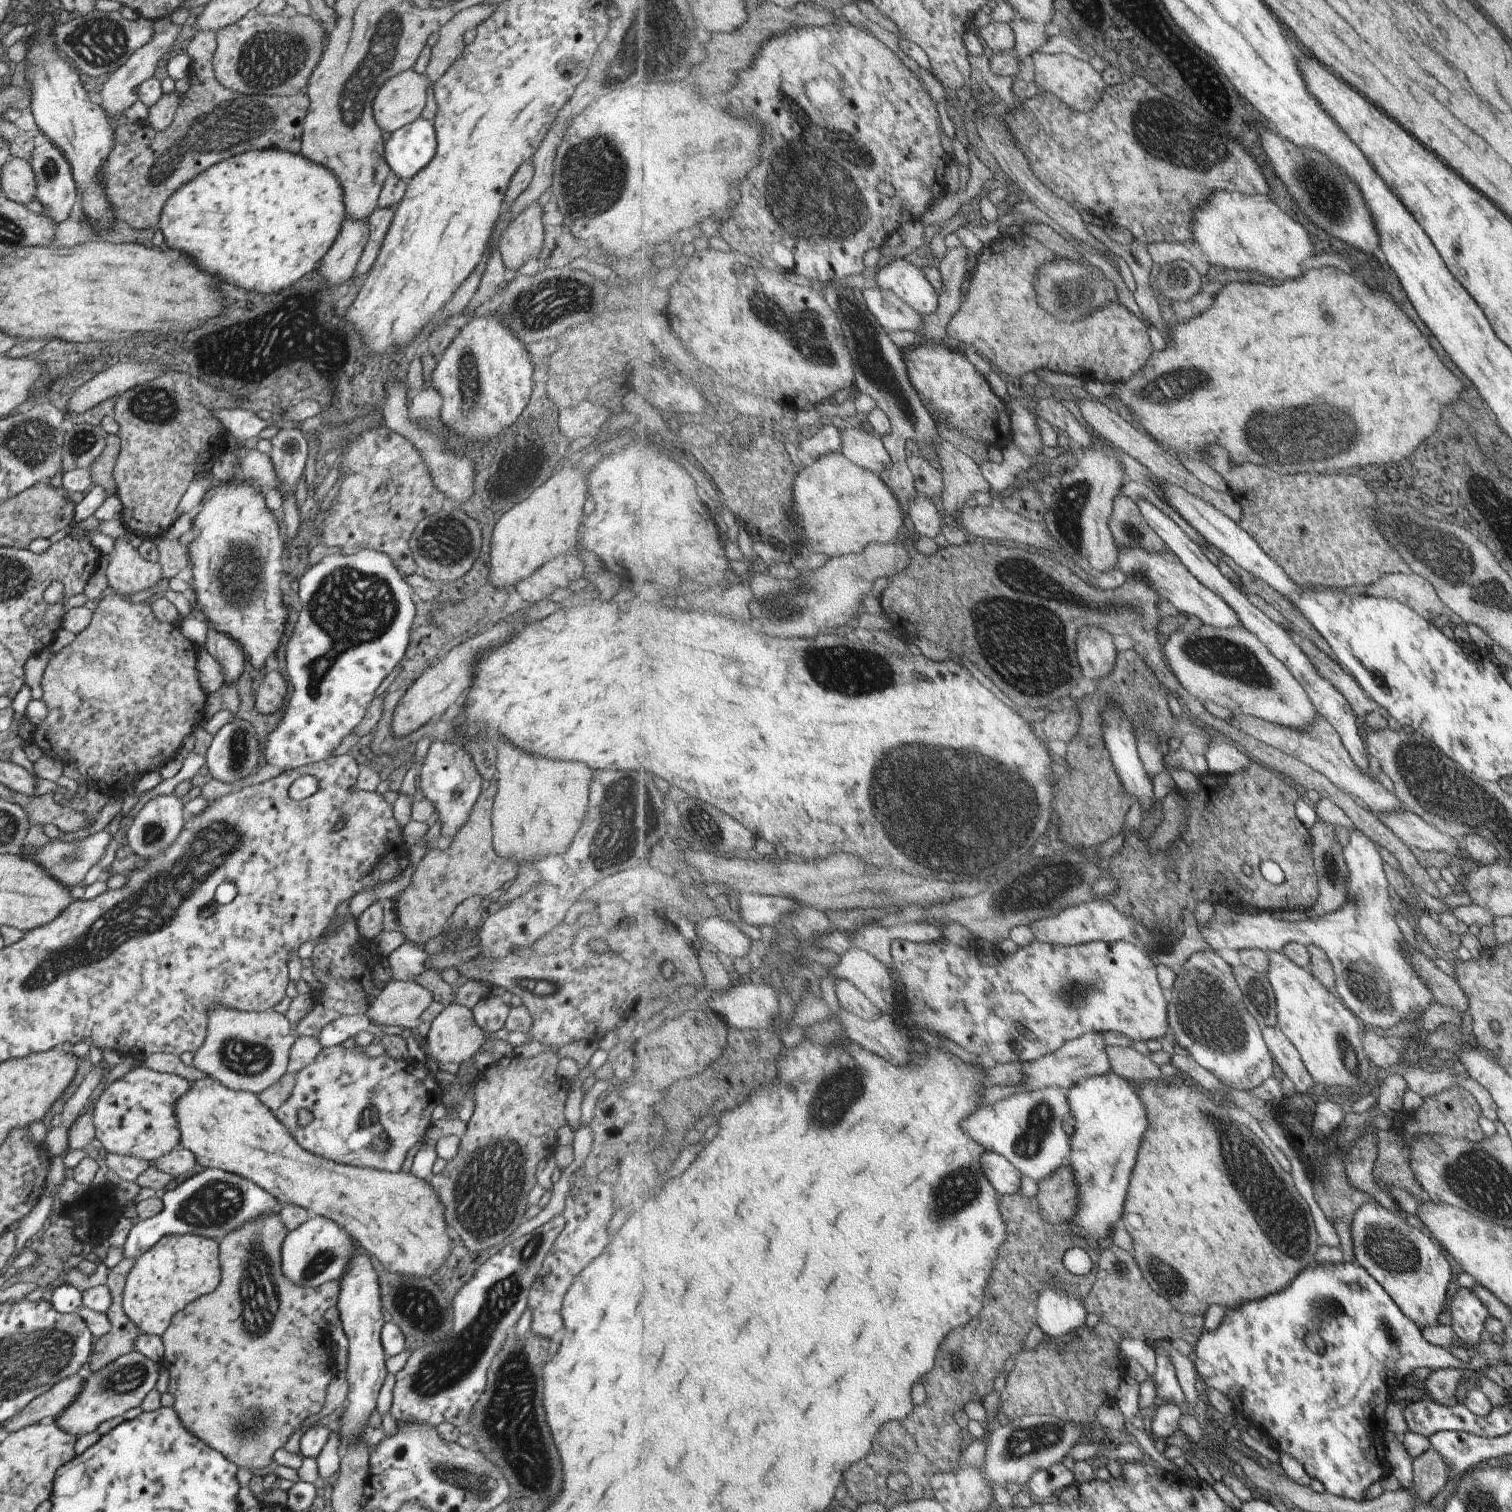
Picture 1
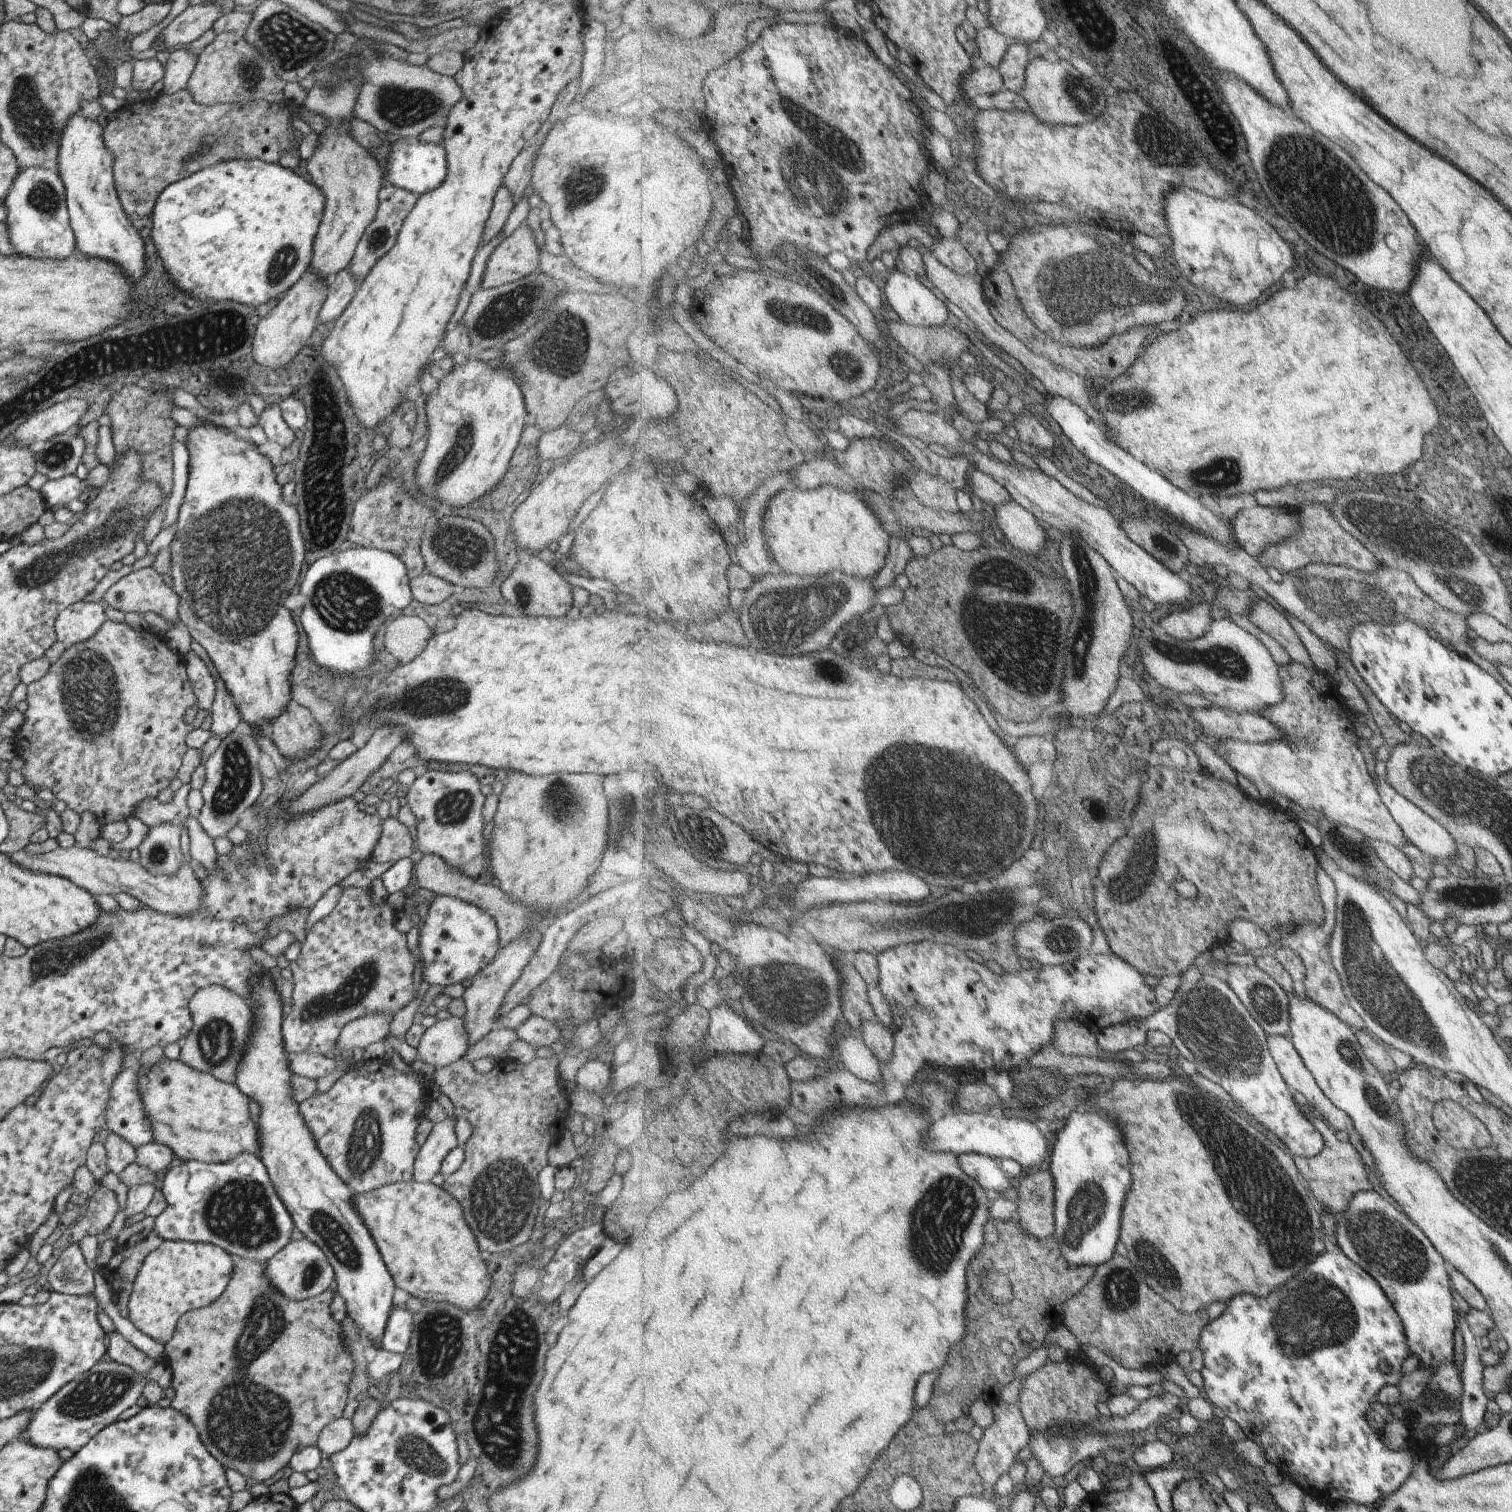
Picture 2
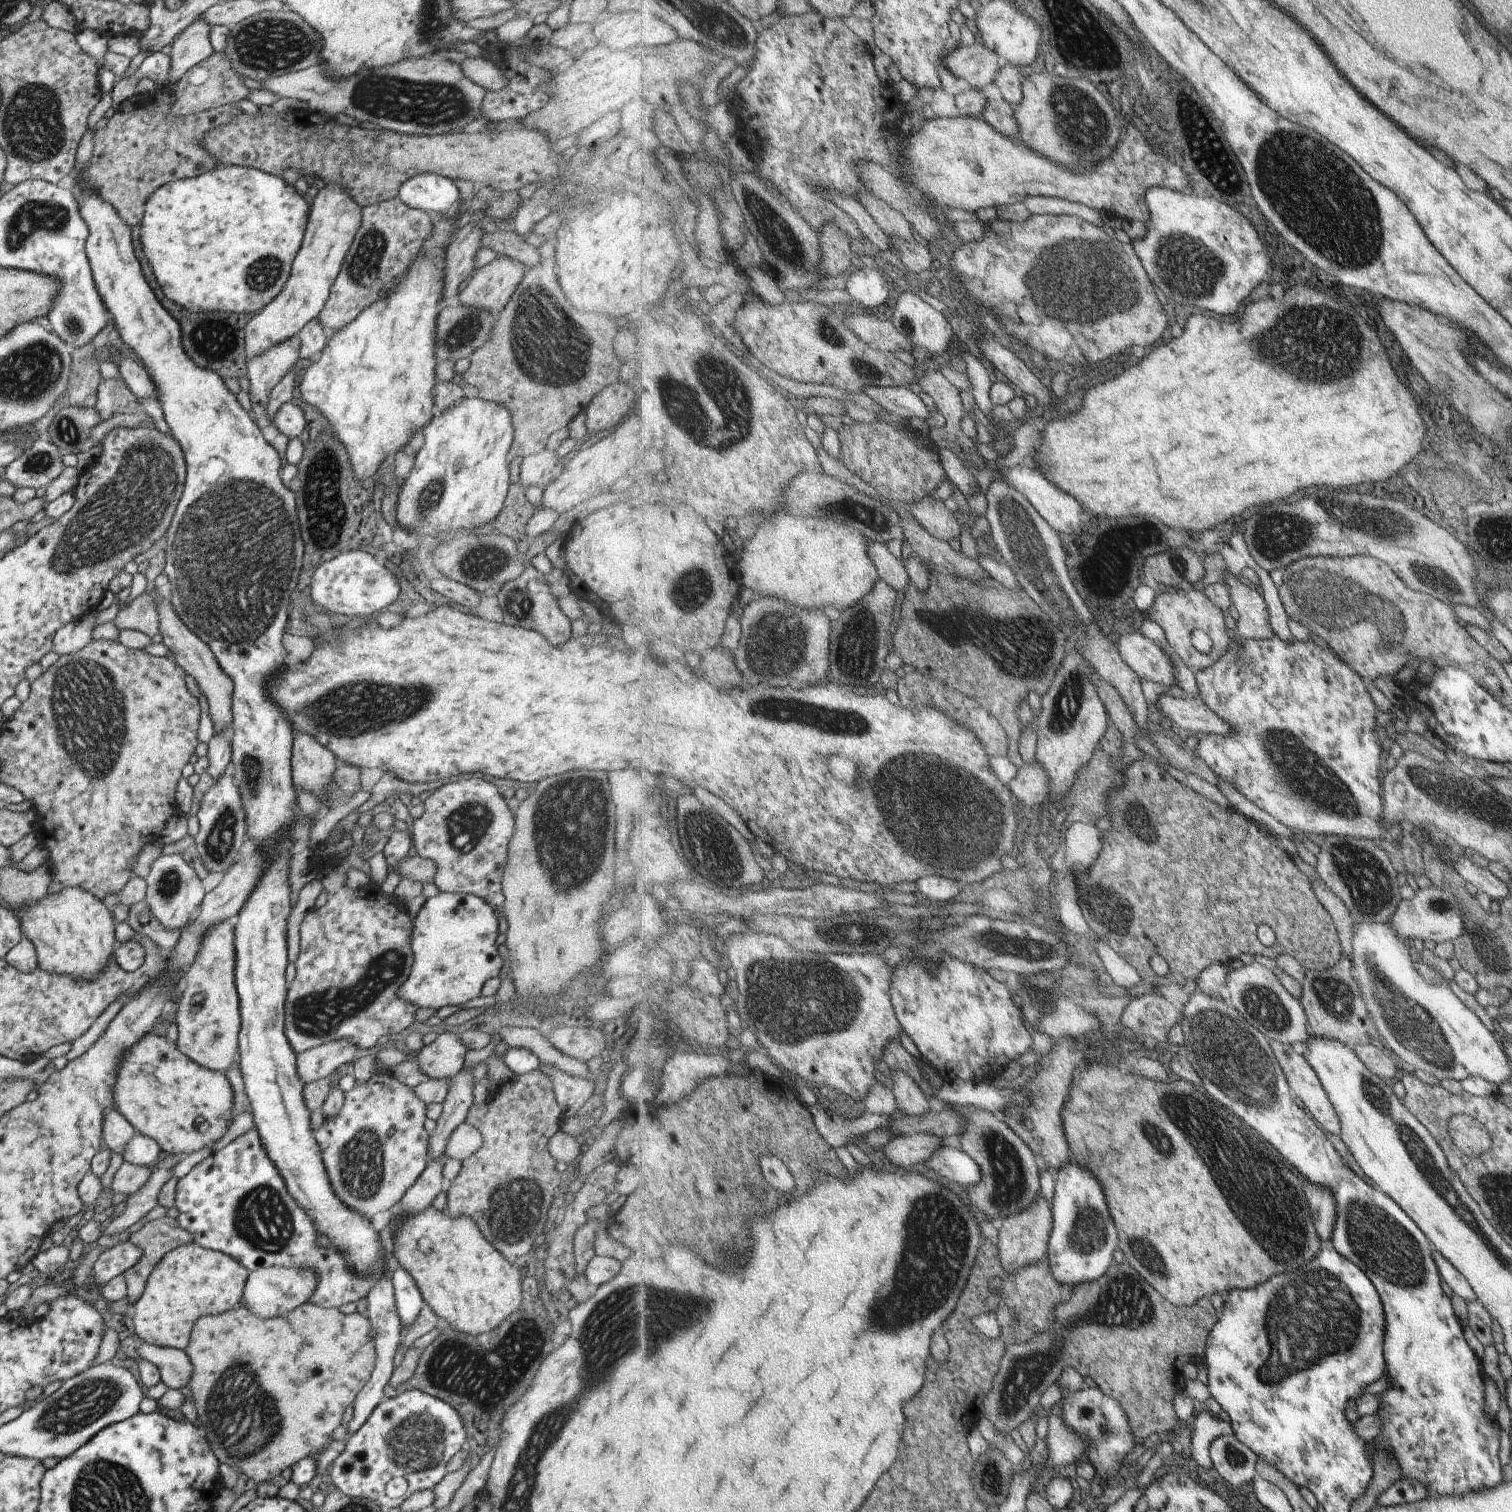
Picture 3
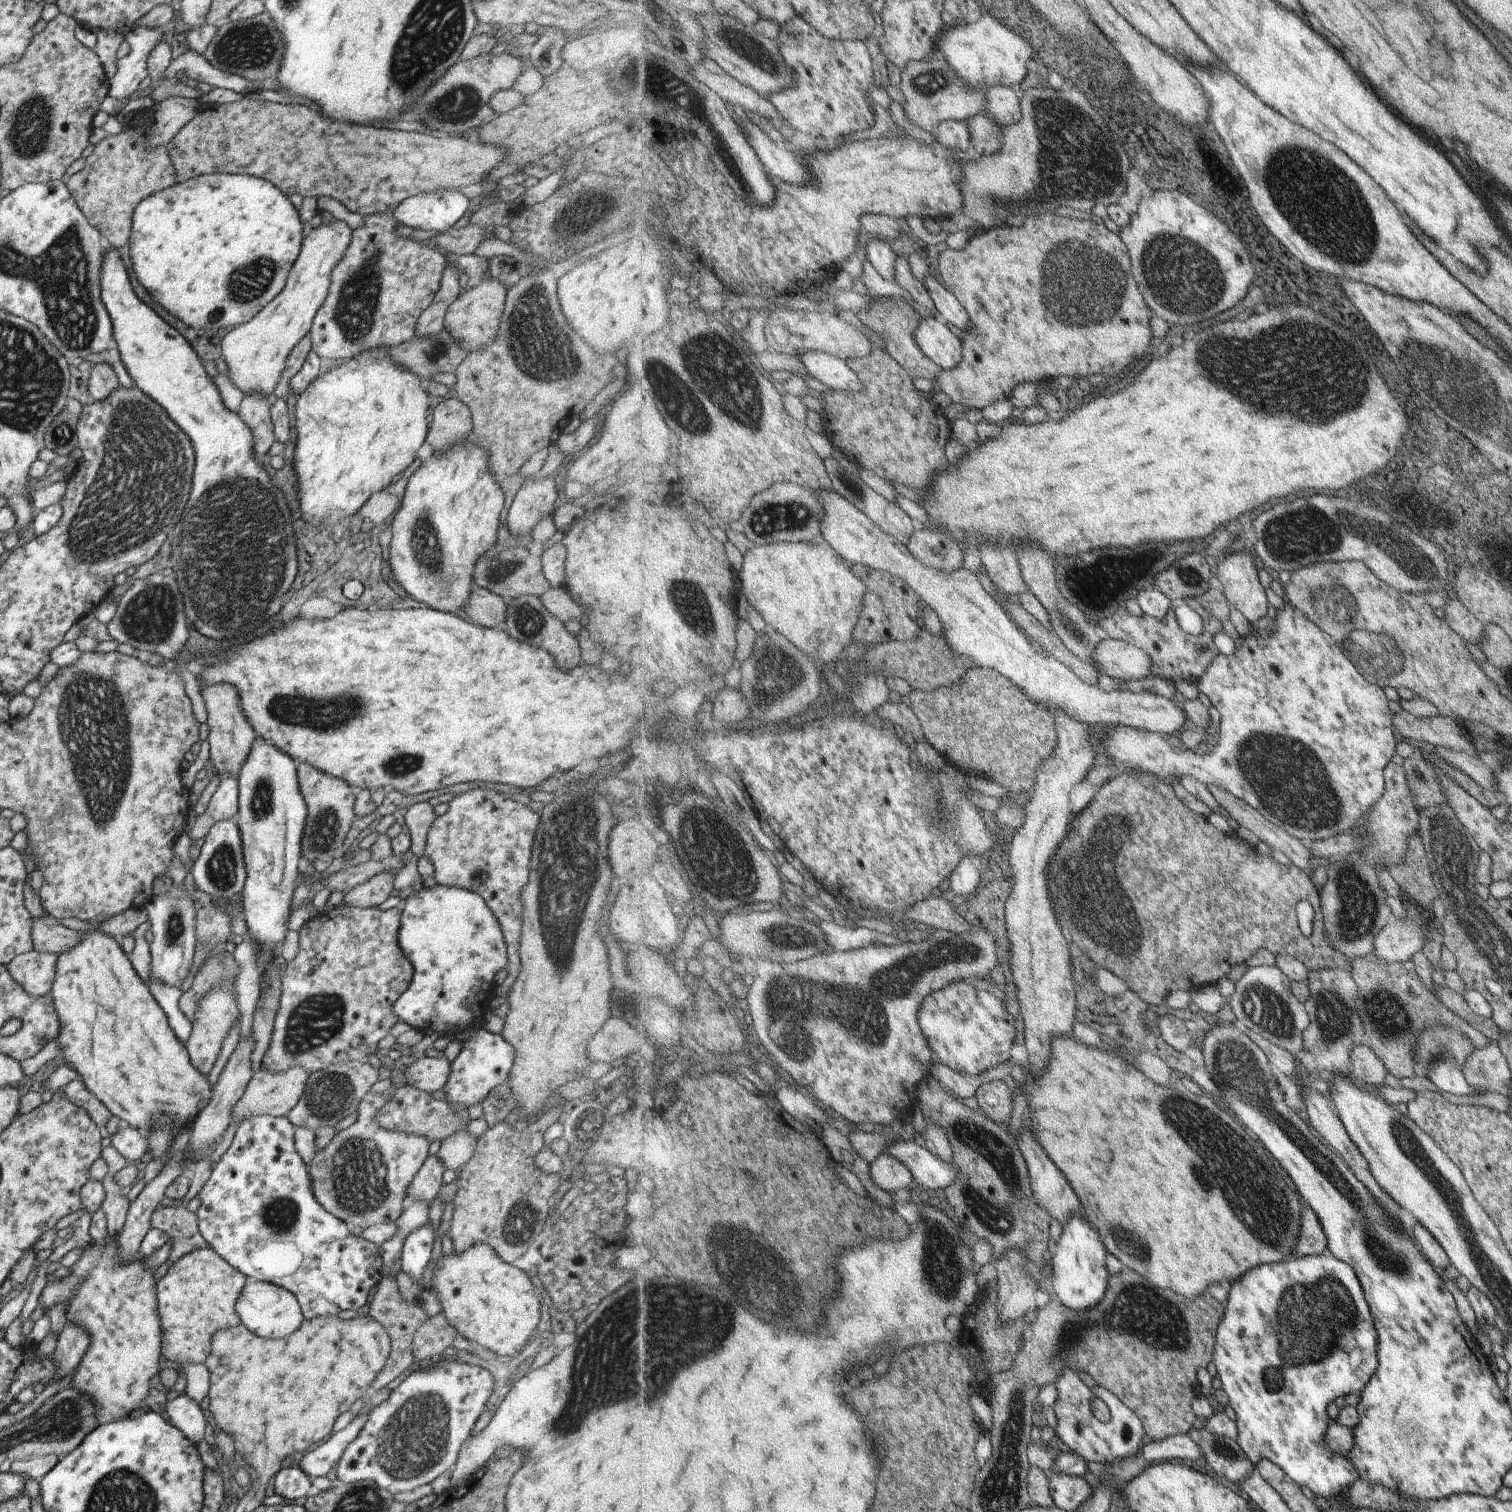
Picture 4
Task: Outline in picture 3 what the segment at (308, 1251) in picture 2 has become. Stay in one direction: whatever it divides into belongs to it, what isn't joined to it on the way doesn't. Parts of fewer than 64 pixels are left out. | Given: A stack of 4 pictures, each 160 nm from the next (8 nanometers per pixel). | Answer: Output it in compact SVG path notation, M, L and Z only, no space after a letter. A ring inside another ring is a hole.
M272 1266L262 1268L255 1272L249 1272L247 1277L241 1305L246 1304L254 1316L258 1318L276 1318L280 1319L290 1317L296 1309L299 1309L304 1303L307 1303L316 1290L318 1276L314 1268L285 1268L284 1266Z

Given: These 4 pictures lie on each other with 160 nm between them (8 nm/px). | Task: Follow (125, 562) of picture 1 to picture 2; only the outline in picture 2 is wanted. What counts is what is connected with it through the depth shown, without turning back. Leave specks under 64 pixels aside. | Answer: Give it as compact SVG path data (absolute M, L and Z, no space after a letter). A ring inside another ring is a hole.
M140 568L139 570L130 572L114 583L108 592L106 592L102 603L112 608L118 608L124 613L141 612L146 614L154 612L158 616L162 616L166 622L170 622L172 626L178 624L179 597L178 594L167 586L163 581L162 574L156 572L156 568Z

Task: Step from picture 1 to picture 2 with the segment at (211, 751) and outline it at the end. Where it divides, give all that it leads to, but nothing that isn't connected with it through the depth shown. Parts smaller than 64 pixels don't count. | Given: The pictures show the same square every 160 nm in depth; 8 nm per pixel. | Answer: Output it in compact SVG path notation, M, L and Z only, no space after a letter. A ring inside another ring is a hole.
M238 726L234 732L222 738L220 746L206 762L206 782L201 792L204 797L199 815L196 817L202 830L212 840L226 837L241 820L245 810L250 810L260 796L263 783L259 770L260 748L248 728Z

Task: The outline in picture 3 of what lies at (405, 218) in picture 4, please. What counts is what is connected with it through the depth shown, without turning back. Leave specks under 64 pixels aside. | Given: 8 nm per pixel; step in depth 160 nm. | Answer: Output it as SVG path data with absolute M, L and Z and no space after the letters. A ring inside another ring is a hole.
M424 172L408 178L400 186L399 196L410 208L424 210L438 217L446 216L457 206L460 190L450 178L434 172Z

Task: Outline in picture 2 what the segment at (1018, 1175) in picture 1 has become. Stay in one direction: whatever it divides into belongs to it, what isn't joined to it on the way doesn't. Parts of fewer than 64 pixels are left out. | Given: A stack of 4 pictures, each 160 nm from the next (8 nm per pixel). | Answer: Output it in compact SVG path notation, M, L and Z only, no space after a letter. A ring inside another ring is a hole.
M967 1153L961 1156L964 1170L976 1178L986 1190L995 1190L1003 1194L1011 1186L1008 1174L1002 1170L1001 1162L979 1153Z

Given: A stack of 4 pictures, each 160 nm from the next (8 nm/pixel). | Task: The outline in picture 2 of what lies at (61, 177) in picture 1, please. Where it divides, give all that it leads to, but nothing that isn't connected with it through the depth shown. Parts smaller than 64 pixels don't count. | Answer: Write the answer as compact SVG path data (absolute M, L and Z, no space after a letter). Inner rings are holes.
M30 166L22 170L6 196L6 226L14 252L30 258L68 258L75 253L74 232L70 228L66 190L59 174L47 166Z

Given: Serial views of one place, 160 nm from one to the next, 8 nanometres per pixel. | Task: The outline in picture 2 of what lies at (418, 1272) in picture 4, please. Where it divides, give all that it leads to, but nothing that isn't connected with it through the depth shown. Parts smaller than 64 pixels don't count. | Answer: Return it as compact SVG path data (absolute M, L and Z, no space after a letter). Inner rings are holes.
M404 1306L393 1308L382 1339L382 1348L406 1355L412 1334L412 1314Z

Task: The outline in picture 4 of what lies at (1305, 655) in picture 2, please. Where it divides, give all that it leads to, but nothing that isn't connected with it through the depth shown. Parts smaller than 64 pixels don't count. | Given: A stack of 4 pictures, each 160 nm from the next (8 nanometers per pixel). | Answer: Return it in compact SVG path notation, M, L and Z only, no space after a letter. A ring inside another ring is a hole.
M1252 552L1232 553L1219 560L1217 577L1223 583L1224 594L1244 616L1255 623L1271 614L1268 590L1262 584L1256 556Z

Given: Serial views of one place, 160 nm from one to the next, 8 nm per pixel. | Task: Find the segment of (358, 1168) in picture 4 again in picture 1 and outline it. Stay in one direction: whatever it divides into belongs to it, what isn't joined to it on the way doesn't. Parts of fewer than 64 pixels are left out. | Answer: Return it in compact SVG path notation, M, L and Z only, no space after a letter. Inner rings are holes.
M357 1044L352 1050L341 1045L323 1047L314 1062L294 1073L294 1078L292 1092L275 1113L276 1118L294 1134L294 1140L300 1142L304 1150L327 1160L387 1172L401 1172L410 1148L426 1143L427 1128L434 1121L432 1112L443 1100L443 1092L430 1070L419 1067L413 1059L368 1056ZM302 1108L313 1115L312 1121L304 1127L298 1125L298 1112Z

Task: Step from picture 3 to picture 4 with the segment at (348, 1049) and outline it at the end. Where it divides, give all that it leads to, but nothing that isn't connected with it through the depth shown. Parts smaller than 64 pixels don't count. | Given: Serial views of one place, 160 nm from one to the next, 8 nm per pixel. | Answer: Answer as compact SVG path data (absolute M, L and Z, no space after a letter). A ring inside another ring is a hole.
M261 1062L258 1072L253 1074L240 1102L236 1102L232 1117L238 1120L238 1125L242 1124L244 1120L248 1120L250 1116L269 1115L287 1118L290 1110L298 1103L302 1092L304 1092L308 1078L310 1078L310 1070L306 1070L306 1068L296 1066L286 1072L276 1072L276 1070L264 1068Z

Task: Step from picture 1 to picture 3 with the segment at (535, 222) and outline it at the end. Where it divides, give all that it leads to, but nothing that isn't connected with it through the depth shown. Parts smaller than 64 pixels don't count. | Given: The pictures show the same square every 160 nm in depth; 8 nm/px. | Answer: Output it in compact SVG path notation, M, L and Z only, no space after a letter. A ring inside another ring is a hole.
M498 256L486 266L476 270L468 286L459 292L462 306L482 308L499 314L508 305L512 294L520 286L527 267L508 256Z

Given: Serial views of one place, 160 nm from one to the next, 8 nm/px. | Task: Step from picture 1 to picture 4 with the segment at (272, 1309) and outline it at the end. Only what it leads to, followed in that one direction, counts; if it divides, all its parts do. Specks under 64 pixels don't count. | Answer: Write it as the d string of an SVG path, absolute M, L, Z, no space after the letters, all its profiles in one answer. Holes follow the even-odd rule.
M367 1313L360 1314L350 1320L340 1319L339 1316L326 1316L326 1318L304 1317L302 1324L298 1326L298 1330L294 1330L290 1336L284 1336L284 1338L262 1338L258 1334L252 1334L244 1324L238 1324L238 1326L226 1328L226 1330L218 1330L218 1332L212 1334L212 1348L210 1348L210 1354L204 1362L210 1377L210 1390L208 1392L210 1412L212 1412L216 1425L232 1436L236 1453L256 1470L260 1483L266 1485L272 1476L276 1476L280 1472L281 1463L286 1457L301 1457L303 1453L324 1442L333 1433L333 1426L338 1416L350 1410L350 1406L356 1400L360 1398L367 1399L373 1391L372 1386L376 1377L382 1372L382 1368L388 1360L390 1350L392 1350L391 1338L385 1327L380 1322L370 1318Z

